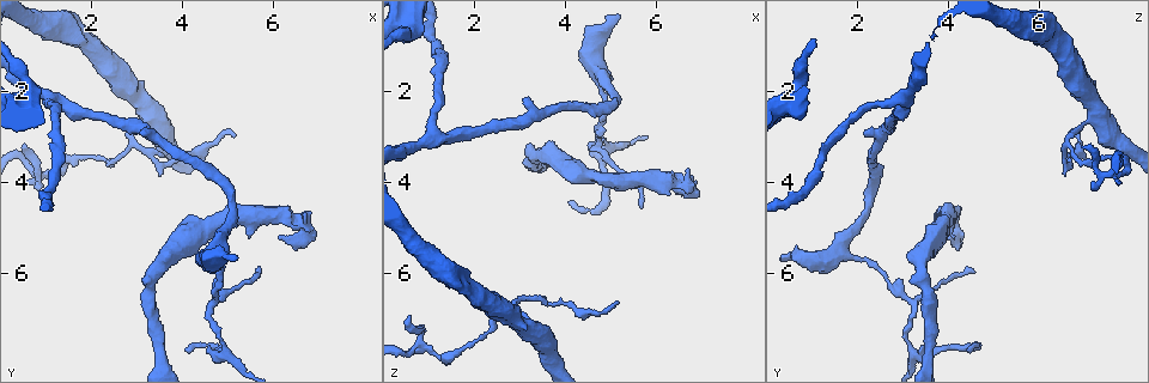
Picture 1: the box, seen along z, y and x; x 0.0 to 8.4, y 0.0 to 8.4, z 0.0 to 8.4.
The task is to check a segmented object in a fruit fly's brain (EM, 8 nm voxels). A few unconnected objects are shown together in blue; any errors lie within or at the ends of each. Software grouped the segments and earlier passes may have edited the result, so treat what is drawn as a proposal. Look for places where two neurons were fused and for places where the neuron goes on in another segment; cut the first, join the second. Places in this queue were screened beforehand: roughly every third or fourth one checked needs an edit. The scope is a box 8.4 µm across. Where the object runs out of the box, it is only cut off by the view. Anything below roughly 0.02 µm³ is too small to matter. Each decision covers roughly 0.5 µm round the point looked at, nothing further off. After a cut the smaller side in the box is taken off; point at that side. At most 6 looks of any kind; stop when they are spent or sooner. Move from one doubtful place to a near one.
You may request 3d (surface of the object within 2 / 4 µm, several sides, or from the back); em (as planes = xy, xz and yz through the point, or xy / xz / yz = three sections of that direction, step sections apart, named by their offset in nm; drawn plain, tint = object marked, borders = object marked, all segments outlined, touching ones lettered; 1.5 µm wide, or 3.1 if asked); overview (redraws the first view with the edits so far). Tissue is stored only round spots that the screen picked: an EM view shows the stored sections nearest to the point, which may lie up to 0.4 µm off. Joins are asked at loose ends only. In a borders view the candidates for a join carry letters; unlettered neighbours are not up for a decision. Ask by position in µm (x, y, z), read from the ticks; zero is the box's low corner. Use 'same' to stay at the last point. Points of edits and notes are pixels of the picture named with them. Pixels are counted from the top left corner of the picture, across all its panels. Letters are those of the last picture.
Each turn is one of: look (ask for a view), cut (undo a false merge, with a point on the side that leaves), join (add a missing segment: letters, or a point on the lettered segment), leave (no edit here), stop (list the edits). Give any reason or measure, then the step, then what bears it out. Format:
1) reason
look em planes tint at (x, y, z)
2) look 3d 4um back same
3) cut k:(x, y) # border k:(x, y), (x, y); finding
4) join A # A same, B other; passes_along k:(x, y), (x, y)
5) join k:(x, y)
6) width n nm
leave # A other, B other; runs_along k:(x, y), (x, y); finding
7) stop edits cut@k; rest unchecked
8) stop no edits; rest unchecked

thin end
look em planes borders at (5.70, 6.00, 4.50)

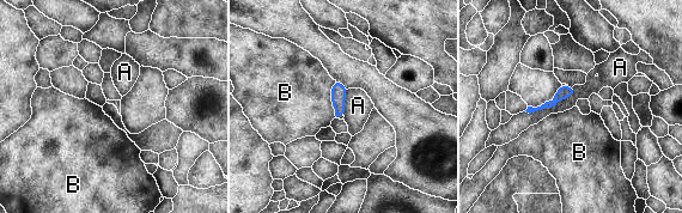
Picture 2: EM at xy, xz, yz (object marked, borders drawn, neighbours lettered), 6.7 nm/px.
longest_contact A 400 nm
leave # A other, B other; border 2:(334, 80), (332, 105), (336, 116); no lettered segment goes on from it

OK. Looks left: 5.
free end
look 3d 4um back at (0.60, 3.20, 6.95)

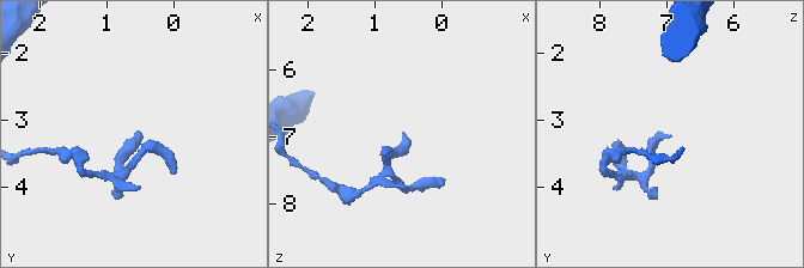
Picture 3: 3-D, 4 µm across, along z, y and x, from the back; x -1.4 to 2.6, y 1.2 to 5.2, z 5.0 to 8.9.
look em yz step 8 tint at (0.60, 3.20, 6.95)

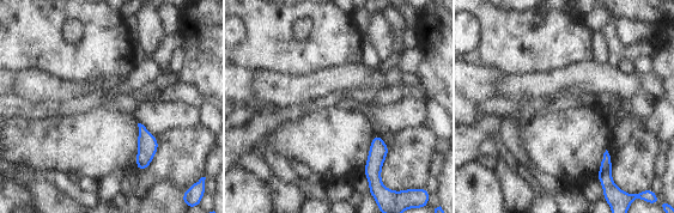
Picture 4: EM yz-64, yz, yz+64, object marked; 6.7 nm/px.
another direction
look em planes borders same

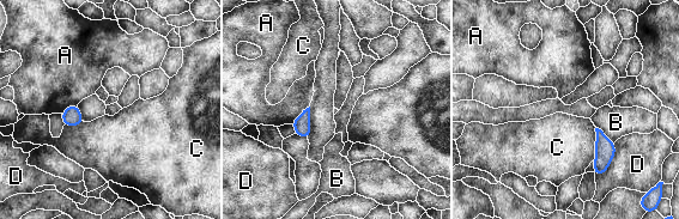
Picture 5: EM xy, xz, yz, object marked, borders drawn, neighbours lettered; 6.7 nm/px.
longest_contact D 260 nm
leave # A other, B other, C other, D other; border 5:(309, 105), (291, 123); no lettered segment goes on from it

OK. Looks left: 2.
stop no edits; rest unchecked

